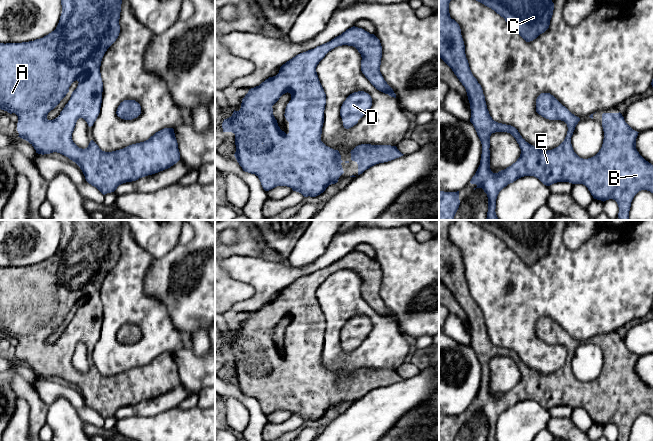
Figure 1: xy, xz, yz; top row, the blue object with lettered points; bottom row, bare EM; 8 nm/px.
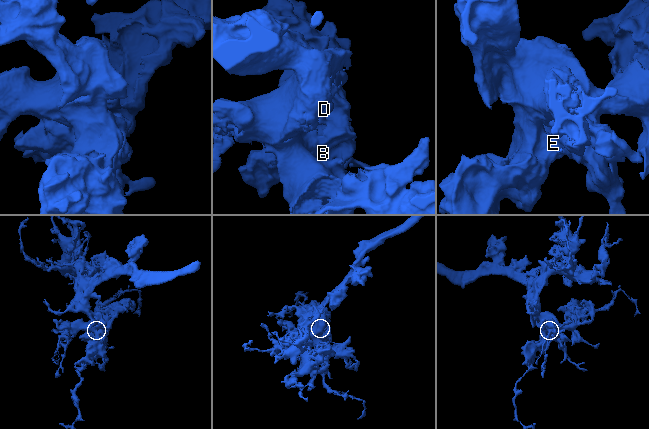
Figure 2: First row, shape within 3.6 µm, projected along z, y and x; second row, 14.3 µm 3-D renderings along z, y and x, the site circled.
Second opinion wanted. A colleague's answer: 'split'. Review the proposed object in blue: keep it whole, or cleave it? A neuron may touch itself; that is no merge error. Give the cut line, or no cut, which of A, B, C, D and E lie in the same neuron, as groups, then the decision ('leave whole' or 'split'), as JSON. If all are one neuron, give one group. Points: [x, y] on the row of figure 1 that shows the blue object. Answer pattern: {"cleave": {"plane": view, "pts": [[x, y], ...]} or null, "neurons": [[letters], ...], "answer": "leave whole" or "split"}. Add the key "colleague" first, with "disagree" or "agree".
{"colleague": "disagree", "cleave": null, "neurons": [["A", "B", "C", "D", "E"]], "answer": "leave whole"}

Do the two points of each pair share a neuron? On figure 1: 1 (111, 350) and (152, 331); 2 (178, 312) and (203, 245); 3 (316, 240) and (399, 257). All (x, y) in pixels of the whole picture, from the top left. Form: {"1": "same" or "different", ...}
{"1": "same", "2": "same", "3": "different"}

